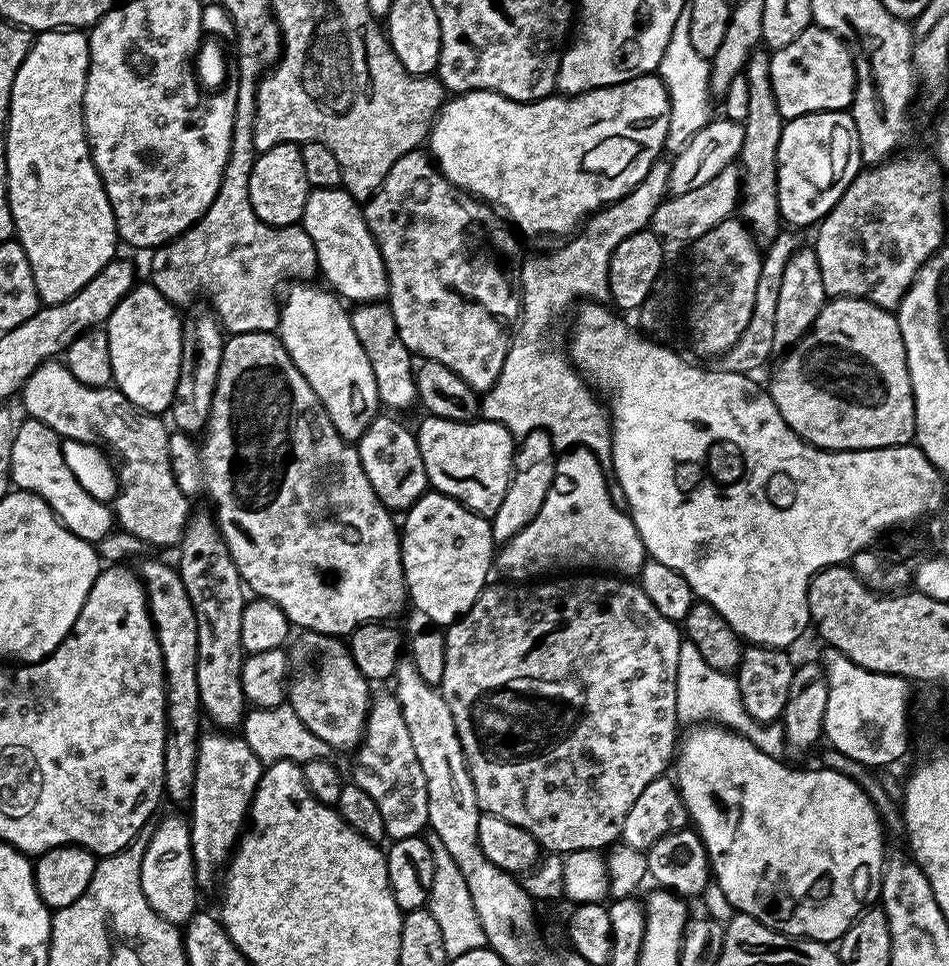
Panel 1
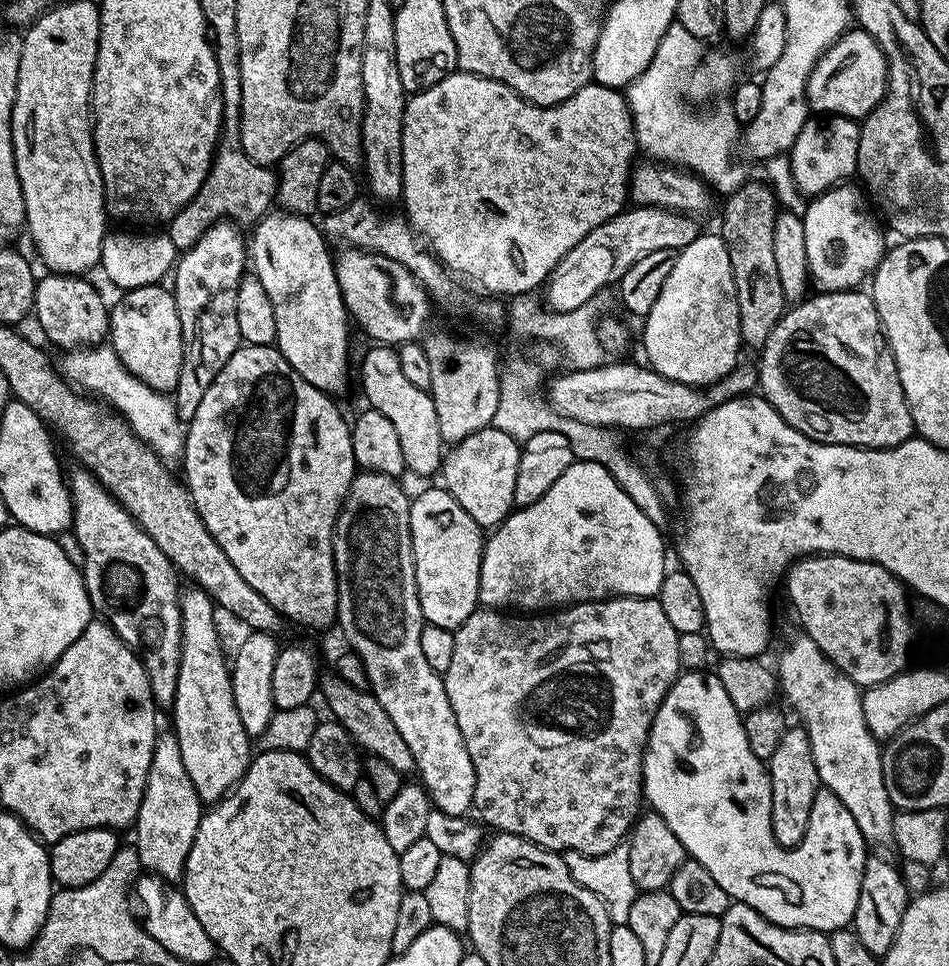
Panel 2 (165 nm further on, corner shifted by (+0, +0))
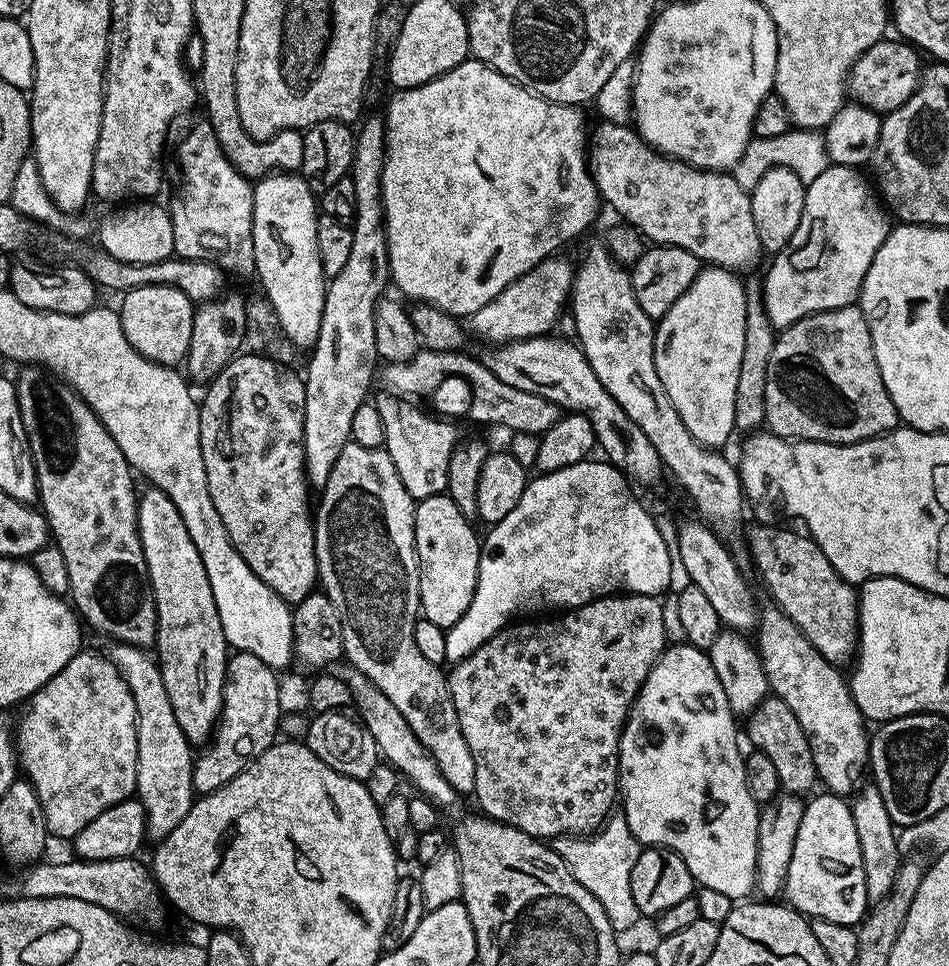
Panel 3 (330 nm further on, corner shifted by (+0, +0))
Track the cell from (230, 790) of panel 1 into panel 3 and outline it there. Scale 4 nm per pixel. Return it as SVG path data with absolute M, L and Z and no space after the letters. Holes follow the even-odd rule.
M151 486L145 489L136 502L136 521L156 603L154 652L182 734L186 734L189 744L204 746L215 733L224 705L228 640L222 634L222 622L218 622L218 606L214 606L206 566L202 566L202 557L182 522L182 514L178 514L178 506L162 490Z

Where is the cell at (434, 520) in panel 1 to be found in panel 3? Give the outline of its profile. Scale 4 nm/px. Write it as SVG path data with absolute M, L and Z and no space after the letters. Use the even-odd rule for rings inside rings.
M446 494L431 496L416 505L416 558L420 561L420 610L423 619L447 630L466 614L474 598L481 537Z

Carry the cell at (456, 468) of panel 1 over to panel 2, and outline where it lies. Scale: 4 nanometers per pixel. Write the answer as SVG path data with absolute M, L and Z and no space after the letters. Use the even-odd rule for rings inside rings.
M486 427L478 430L478 434L470 434L462 442L451 445L447 449L442 461L443 487L474 518L474 522L480 524L481 529L492 530L501 524L514 508L514 482L518 479L518 458L520 457L521 445L510 434L494 427Z

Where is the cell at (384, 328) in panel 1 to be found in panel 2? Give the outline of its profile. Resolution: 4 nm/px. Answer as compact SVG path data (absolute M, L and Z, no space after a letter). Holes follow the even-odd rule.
M372 346L360 366L360 384L368 399L367 407L386 414L394 425L398 443L402 445L405 469L420 476L432 476L435 472L437 475L446 455L446 445L438 430L438 410L434 410L431 391L418 390L418 386L413 386L404 376L397 349L392 346Z

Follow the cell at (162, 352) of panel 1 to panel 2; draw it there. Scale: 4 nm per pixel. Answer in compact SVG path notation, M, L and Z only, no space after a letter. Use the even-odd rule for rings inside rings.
M151 284L141 288L129 288L124 296L110 308L110 346L118 354L118 358L134 378L146 382L155 392L175 393L178 386L178 374L182 374L182 354L184 339L182 338L182 322L178 322L178 306L176 297L160 284Z

